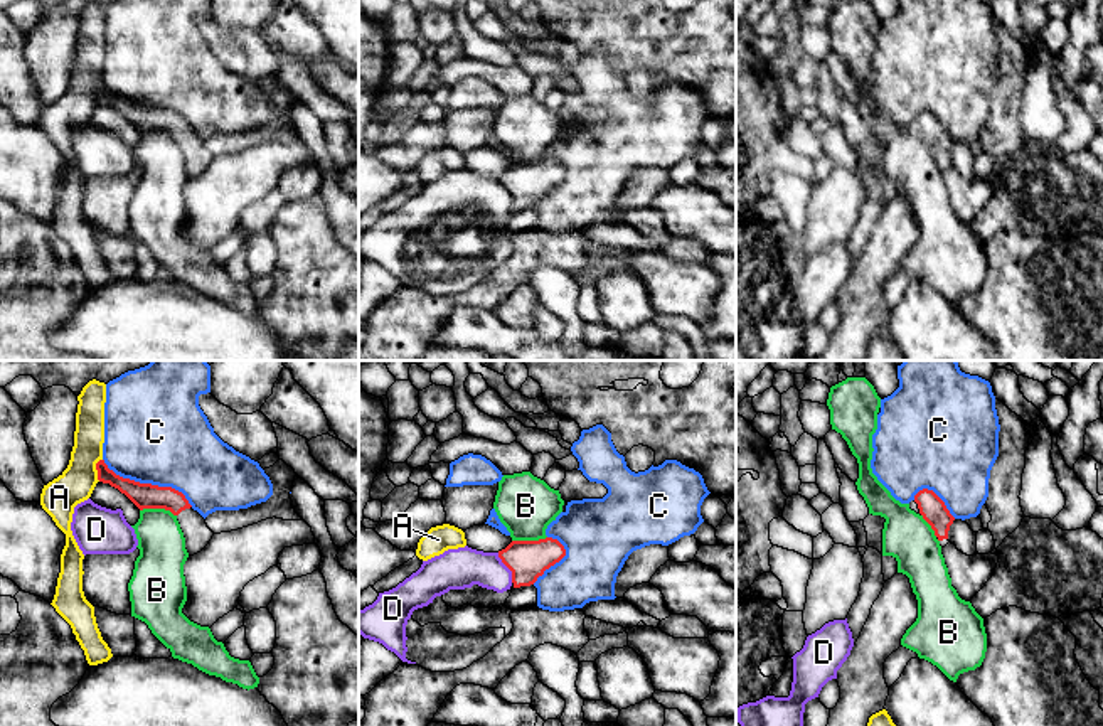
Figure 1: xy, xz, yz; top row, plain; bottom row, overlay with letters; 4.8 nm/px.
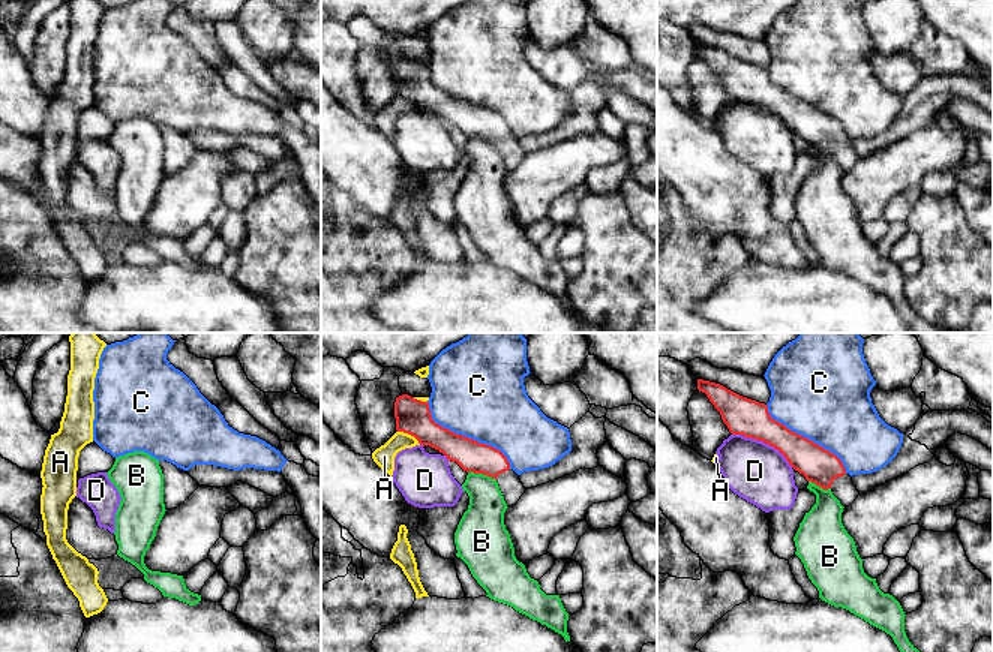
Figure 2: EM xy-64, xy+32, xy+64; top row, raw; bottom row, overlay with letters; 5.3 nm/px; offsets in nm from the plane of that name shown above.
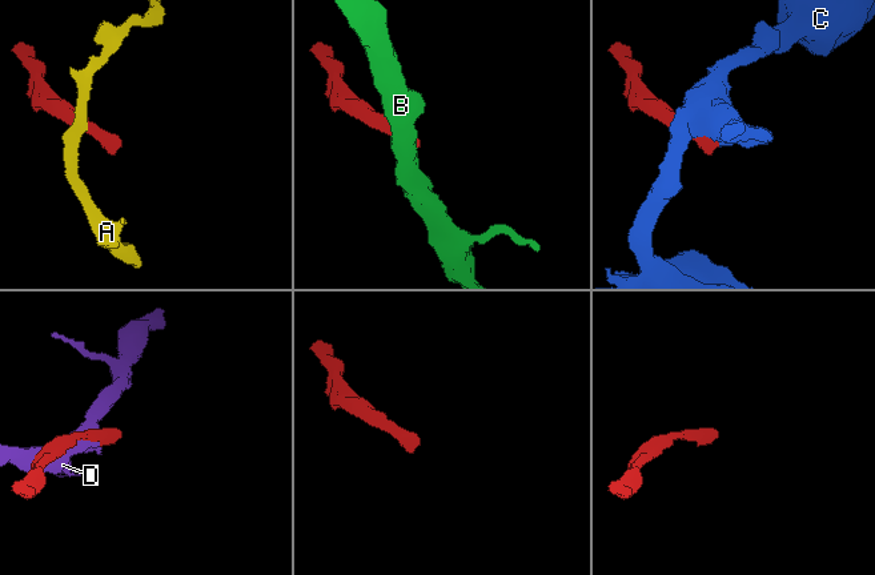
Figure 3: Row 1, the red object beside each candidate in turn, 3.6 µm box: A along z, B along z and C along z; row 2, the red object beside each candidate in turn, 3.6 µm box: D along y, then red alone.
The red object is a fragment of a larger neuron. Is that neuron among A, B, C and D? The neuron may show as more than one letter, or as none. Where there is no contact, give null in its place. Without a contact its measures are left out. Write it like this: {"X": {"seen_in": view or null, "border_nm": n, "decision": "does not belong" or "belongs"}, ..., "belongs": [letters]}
{"A": {"seen_in": "xy", "border_nm": 110, "decision": "does not belong"}, "B": {"seen_in": "xy", "border_nm": 180, "decision": "does not belong"}, "C": {"seen_in": "xy", "border_nm": 480, "decision": "does not belong"}, "D": {"seen_in": "xz", "border_nm": 160, "decision": "does not belong"}, "belongs": []}

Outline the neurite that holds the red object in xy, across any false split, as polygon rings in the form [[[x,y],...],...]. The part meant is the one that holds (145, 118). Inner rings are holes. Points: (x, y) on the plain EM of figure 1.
[[[104,83],[96,86],[98,103],[109,106],[125,116],[140,133],[165,131],[170,133],[184,155],[189,179],[200,175],[214,155],[207,150],[205,141],[192,131],[185,118],[172,109],[158,109],[123,101],[108,91]]]

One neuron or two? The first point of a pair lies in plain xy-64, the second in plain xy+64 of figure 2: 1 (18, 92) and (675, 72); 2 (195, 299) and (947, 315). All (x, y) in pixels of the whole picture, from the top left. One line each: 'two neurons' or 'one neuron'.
1: one neuron
2: two neurons

